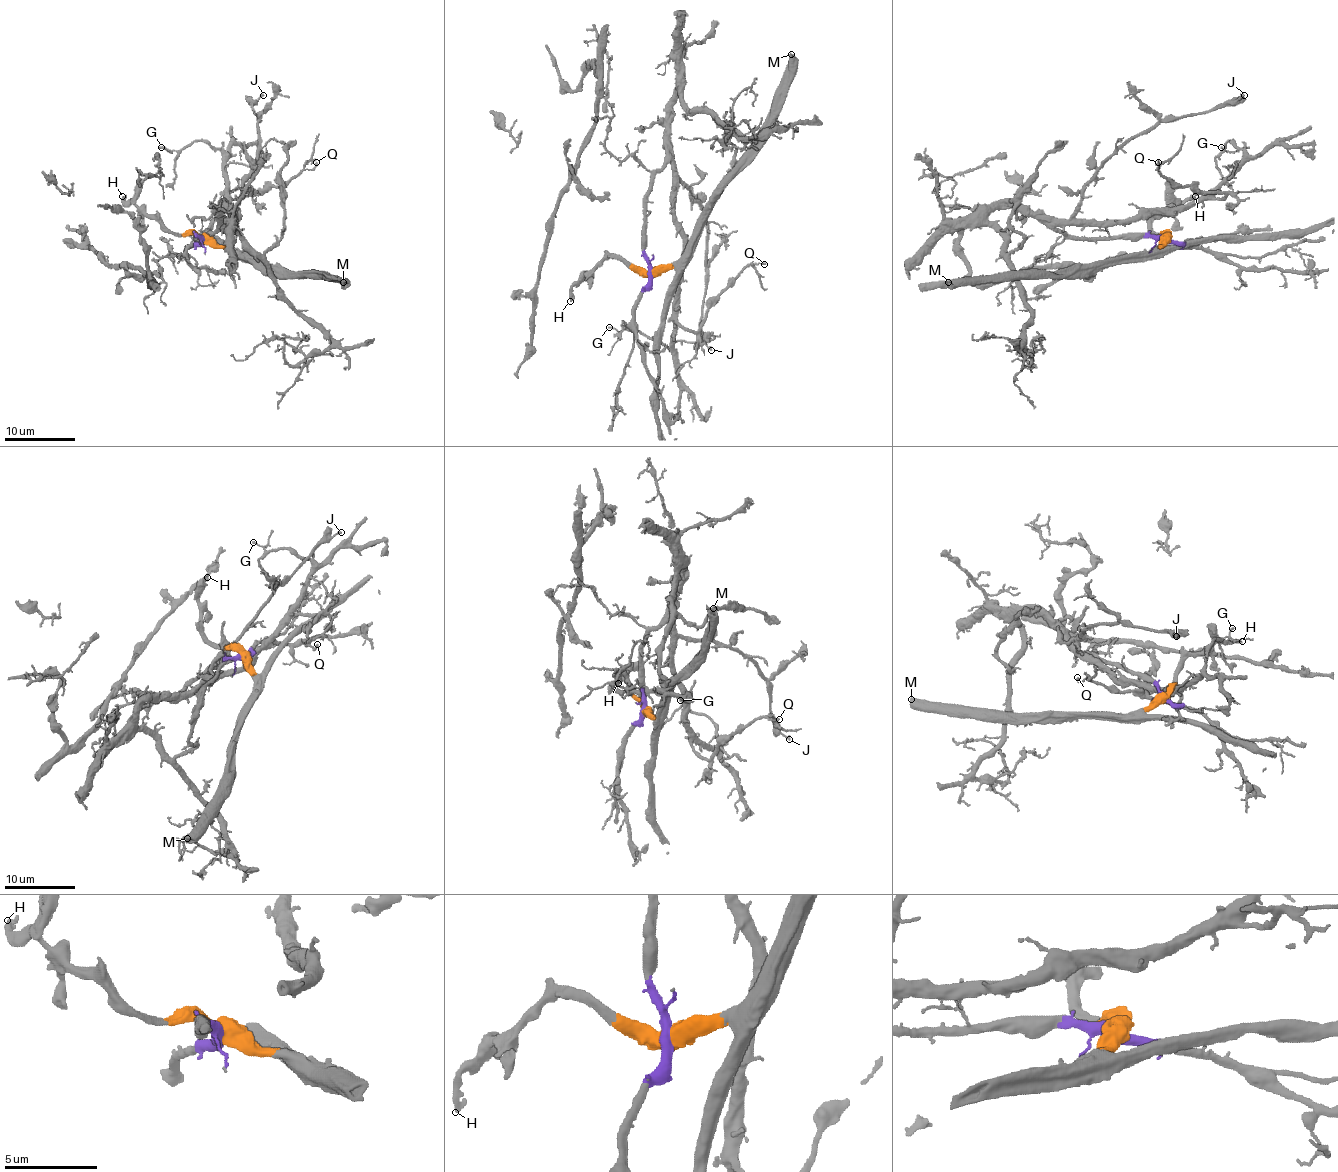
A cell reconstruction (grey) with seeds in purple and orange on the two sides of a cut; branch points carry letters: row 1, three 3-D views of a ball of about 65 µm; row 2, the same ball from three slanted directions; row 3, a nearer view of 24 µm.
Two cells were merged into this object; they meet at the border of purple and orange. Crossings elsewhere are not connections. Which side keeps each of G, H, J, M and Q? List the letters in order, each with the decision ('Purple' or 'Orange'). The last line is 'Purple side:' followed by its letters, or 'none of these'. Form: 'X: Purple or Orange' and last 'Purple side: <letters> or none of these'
G: Purple
H: Orange
J: Purple
M: Orange
Q: Purple
Purple side: G, J, Q

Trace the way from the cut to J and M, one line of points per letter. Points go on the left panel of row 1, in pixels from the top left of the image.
J: (203, 239), (196, 238), (207, 238), (233, 211), (240, 181), (255, 163), (258, 121), (253, 105), (264, 94)
M: (203, 239), (225, 245), (235, 255), (244, 255), (256, 266), (313, 271), (343, 282)

